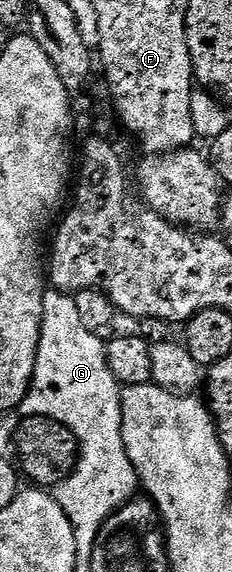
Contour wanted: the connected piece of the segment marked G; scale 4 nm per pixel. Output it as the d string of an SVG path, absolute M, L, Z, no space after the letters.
M44 320L42 336L38 343L38 355L35 358L34 377L27 395L20 403L19 409L24 416L45 416L47 419L67 421L75 427L75 431L83 431L83 443L85 451L91 455L85 455L85 467L76 469L77 475L71 483L59 485L57 498L72 527L89 525L89 539L95 539L99 535L105 520L120 507L131 501L138 492L138 479L132 462L124 447L123 414L121 413L122 386L116 380L107 363L107 352L104 342L97 336L89 336L87 339L81 335L81 341L73 341L73 351L63 353L63 333L56 329L52 320Z

